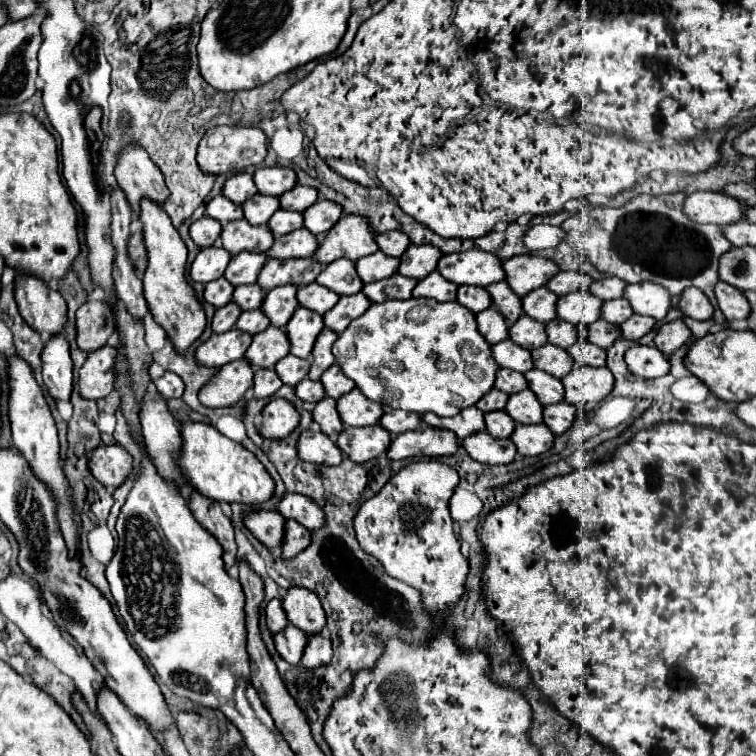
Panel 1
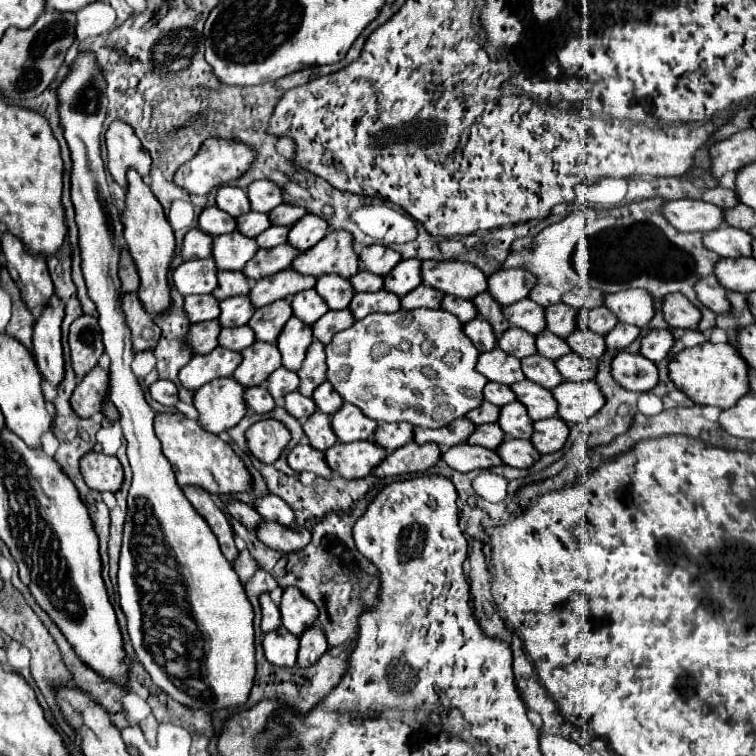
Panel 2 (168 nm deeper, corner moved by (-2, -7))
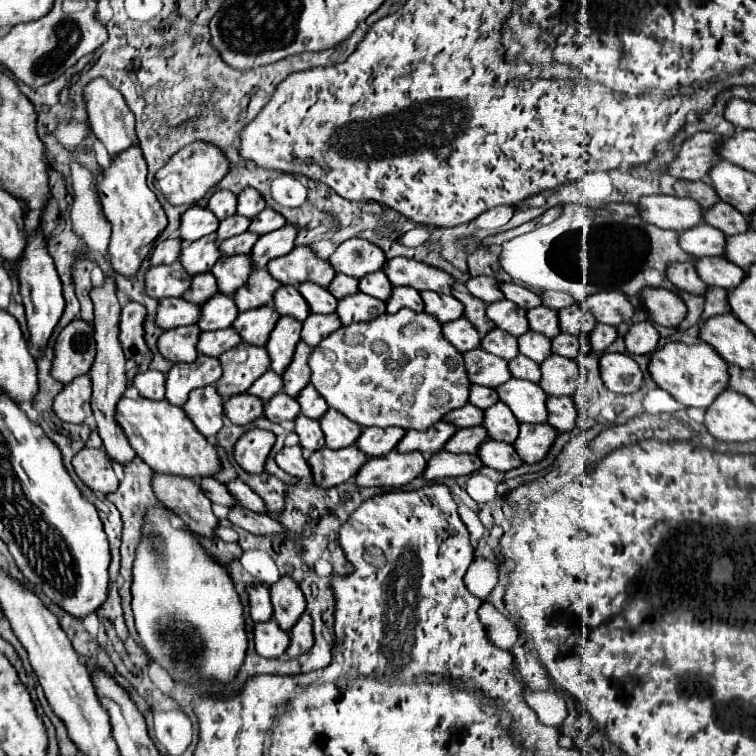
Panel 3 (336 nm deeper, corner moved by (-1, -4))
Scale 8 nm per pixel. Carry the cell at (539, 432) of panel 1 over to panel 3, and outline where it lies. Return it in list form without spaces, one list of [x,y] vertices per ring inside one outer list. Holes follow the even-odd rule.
[[[486,440],[480,450],[478,456],[482,458],[482,462],[486,466],[492,466],[496,470],[508,472],[512,468],[522,466],[522,458],[518,458],[518,454],[514,454],[514,446],[508,442],[494,442],[494,440]]]

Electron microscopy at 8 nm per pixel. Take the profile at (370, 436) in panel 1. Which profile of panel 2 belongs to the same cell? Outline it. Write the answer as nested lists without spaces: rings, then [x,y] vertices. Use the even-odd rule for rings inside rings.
[[[373,441],[335,443],[325,451],[325,463],[343,479],[361,479],[367,477],[385,455],[387,451],[377,447]]]

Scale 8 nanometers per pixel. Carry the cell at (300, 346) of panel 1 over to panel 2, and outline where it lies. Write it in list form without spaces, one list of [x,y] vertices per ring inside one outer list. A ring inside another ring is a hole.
[[[291,317],[279,339],[277,339],[277,349],[281,351],[281,365],[285,369],[291,369],[291,371],[297,371],[299,365],[303,363],[303,357],[305,357],[305,351],[307,351],[307,345],[311,345],[313,341],[313,333],[311,333],[311,327],[303,321],[299,321],[297,317]]]

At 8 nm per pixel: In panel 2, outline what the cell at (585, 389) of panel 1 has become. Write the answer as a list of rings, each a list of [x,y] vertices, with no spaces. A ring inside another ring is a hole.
[[[563,381],[551,393],[557,401],[557,417],[563,419],[567,425],[585,423],[605,405],[603,393],[599,393],[595,381],[585,383]]]

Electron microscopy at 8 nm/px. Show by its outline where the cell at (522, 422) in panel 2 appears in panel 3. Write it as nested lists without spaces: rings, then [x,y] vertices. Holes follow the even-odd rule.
[[[496,402],[484,412],[484,428],[488,430],[488,438],[492,440],[514,442],[514,438],[518,438],[520,424],[504,402]]]

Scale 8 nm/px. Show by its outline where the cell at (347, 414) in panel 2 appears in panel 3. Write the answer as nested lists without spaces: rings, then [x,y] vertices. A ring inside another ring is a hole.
[[[330,408],[320,418],[320,426],[326,436],[326,446],[332,450],[354,444],[362,434],[362,428],[358,428],[356,422],[350,422],[350,418],[346,418],[344,414],[338,414],[338,410],[334,408]]]

